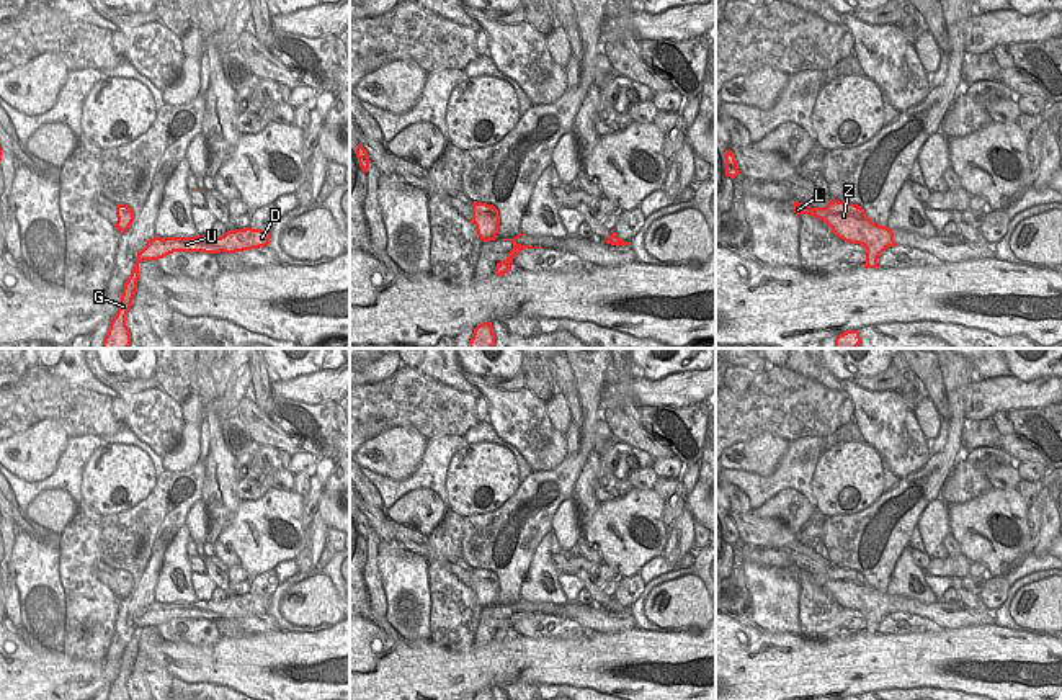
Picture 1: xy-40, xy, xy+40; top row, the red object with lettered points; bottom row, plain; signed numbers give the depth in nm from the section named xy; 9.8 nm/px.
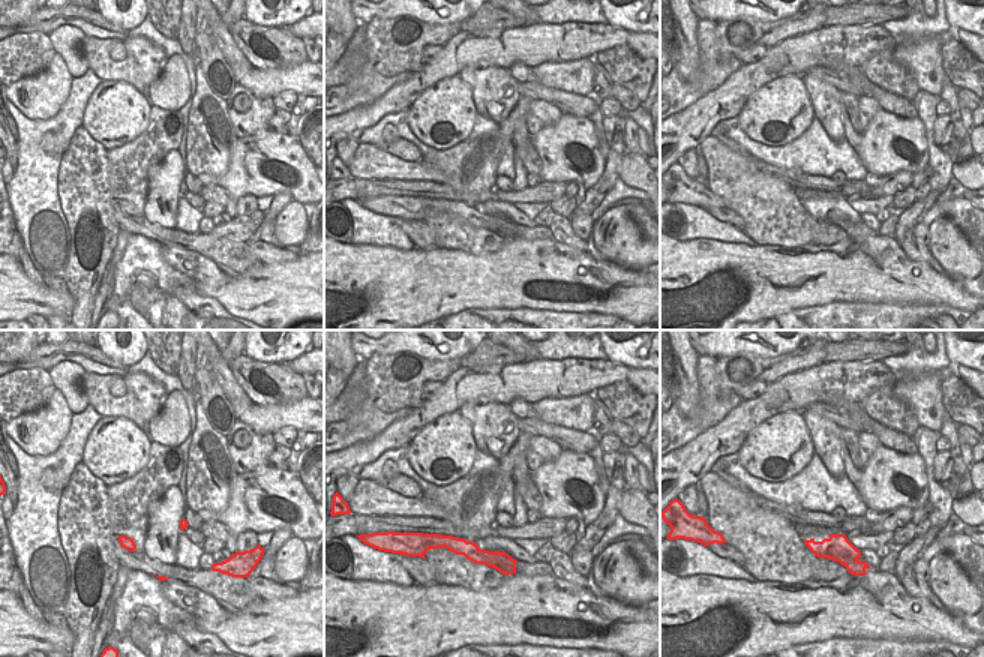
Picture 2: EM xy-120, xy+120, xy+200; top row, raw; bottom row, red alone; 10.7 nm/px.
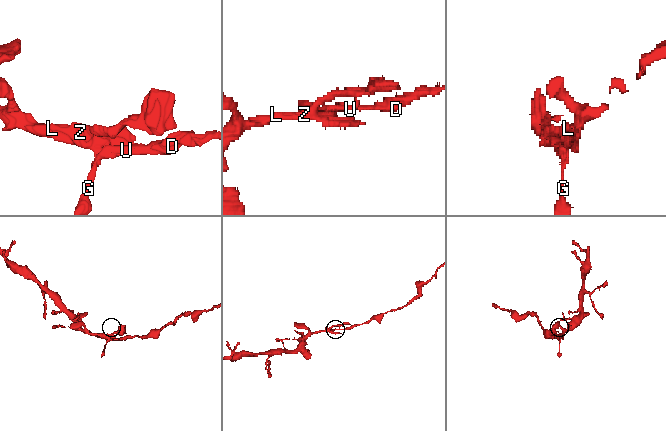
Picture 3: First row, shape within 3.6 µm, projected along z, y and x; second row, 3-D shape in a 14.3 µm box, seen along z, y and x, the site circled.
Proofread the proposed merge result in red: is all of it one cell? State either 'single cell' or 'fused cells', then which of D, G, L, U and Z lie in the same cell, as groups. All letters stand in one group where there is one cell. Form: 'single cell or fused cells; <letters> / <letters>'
fused cells; D U / G L Z

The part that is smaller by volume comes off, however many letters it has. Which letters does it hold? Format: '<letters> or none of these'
D, U

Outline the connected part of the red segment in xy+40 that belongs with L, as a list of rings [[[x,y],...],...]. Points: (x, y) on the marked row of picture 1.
[[[830,200],[825,208],[810,208],[796,201],[792,211],[797,216],[809,214],[823,221],[845,242],[863,245],[866,249],[864,268],[877,268],[881,254],[897,245],[892,229],[872,222],[864,209],[853,203]]]

